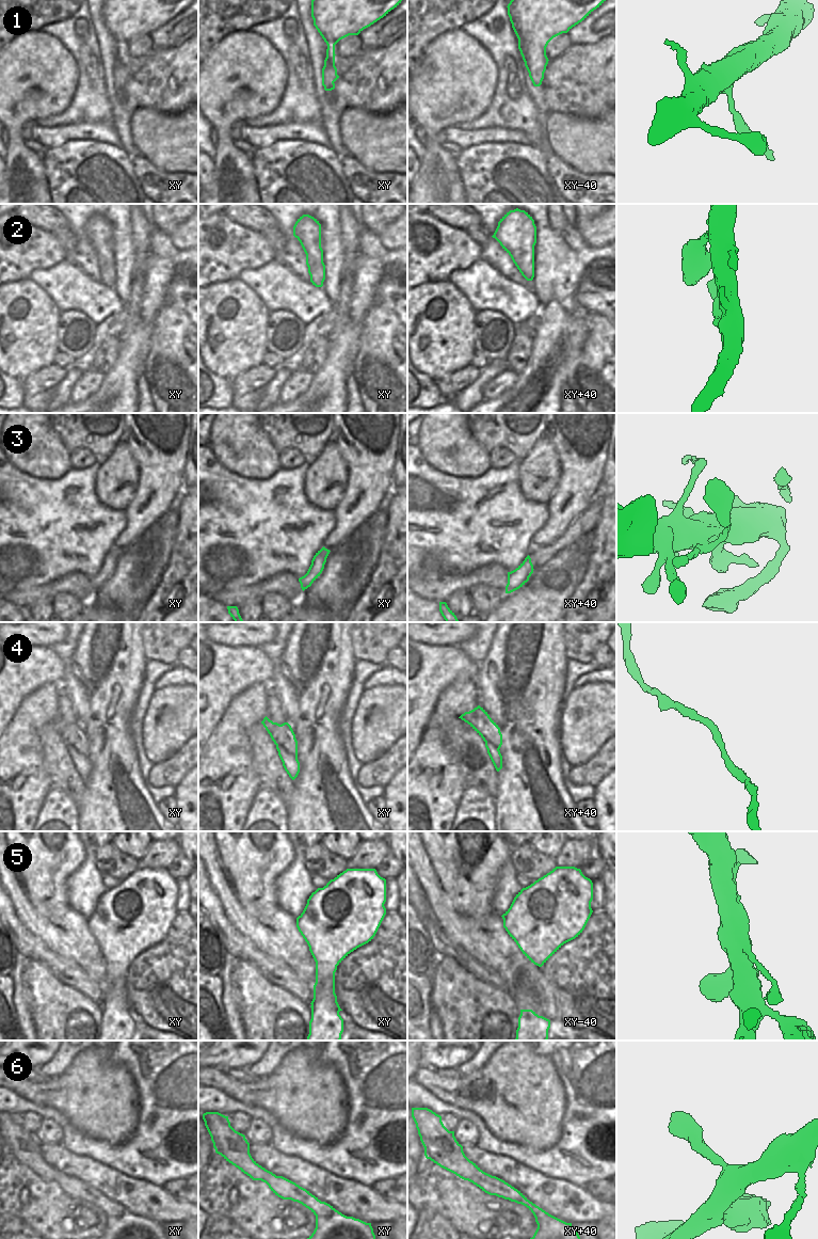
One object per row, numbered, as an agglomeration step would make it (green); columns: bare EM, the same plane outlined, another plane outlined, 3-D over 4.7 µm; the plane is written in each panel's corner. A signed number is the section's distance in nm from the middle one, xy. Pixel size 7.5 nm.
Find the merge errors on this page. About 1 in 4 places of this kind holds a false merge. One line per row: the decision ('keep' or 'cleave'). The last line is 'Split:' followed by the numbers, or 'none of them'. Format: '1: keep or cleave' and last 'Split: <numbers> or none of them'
1: cleave
2: keep
3: keep
4: keep
5: keep
6: keep
Split: 1

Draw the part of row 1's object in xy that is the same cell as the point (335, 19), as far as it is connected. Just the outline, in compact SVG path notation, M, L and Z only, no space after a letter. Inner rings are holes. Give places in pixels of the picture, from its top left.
M311 0L314 26L327 45L322 68L322 85L330 86L339 76L335 66L335 45L349 35L358 35L402 0Z

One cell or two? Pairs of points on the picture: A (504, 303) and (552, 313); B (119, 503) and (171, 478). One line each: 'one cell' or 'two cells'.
A: two cells
B: two cells

